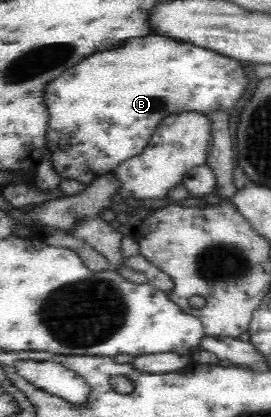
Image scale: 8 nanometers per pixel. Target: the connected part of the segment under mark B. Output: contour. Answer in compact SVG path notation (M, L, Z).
M165 36L133 38L117 50L97 52L87 56L63 72L53 84L47 84L43 92L45 107L49 113L46 146L51 150L53 168L62 178L74 178L89 185L94 176L114 171L121 162L137 156L156 132L158 124L169 114L191 110L208 116L217 111L230 112L243 98L250 80L240 61L209 52L208 48L189 48L189 44L177 44L177 40L165 40Z

